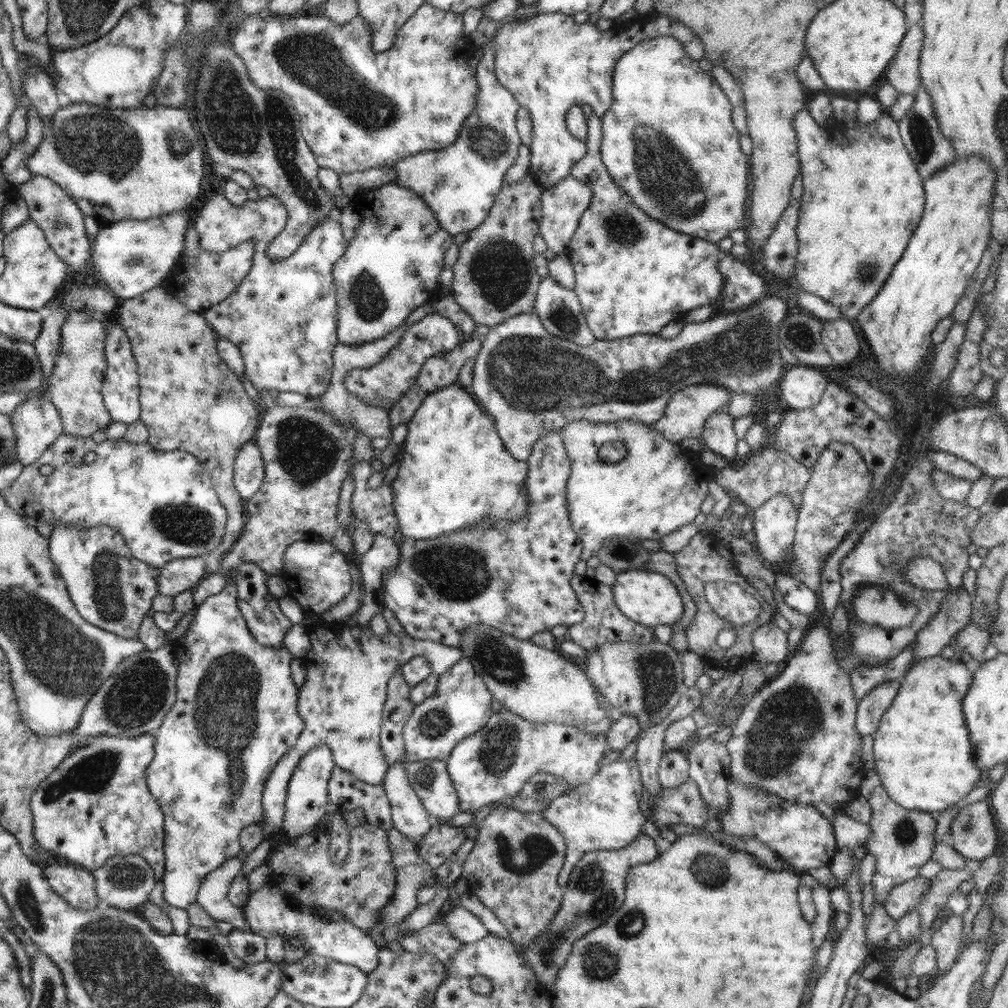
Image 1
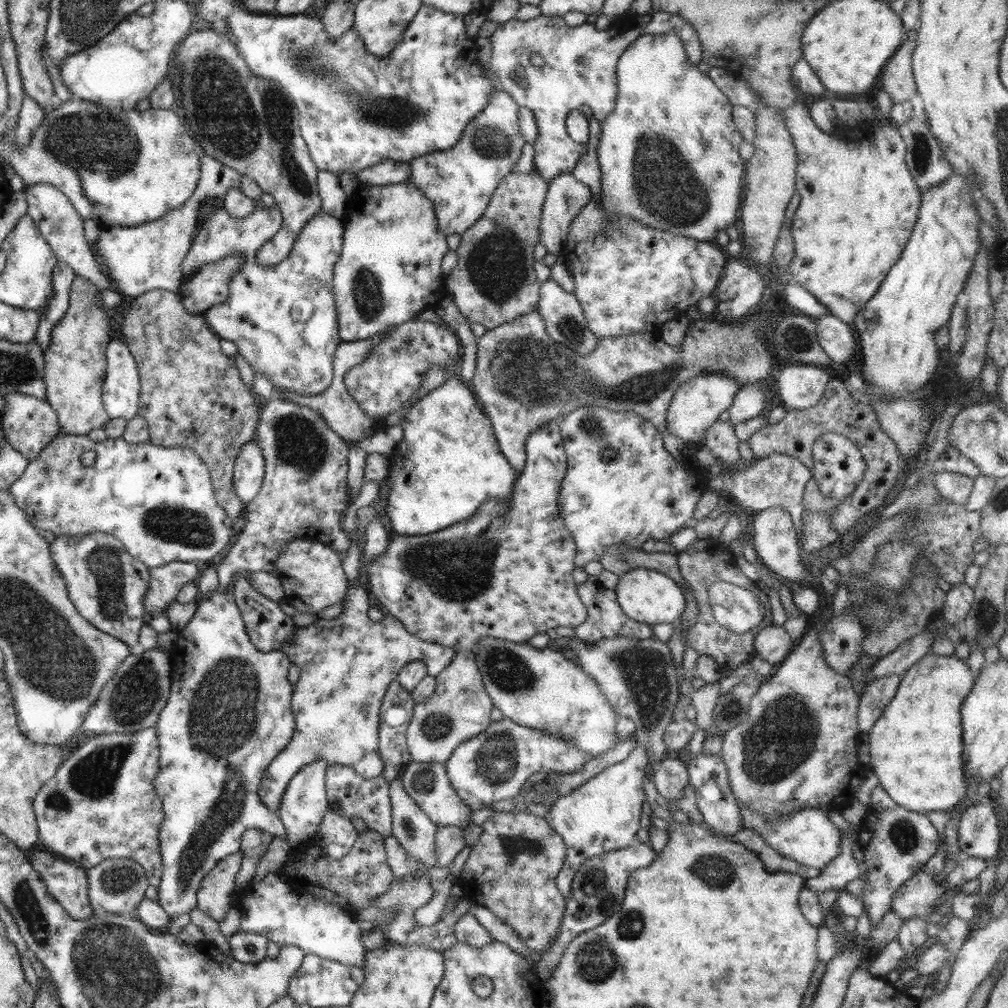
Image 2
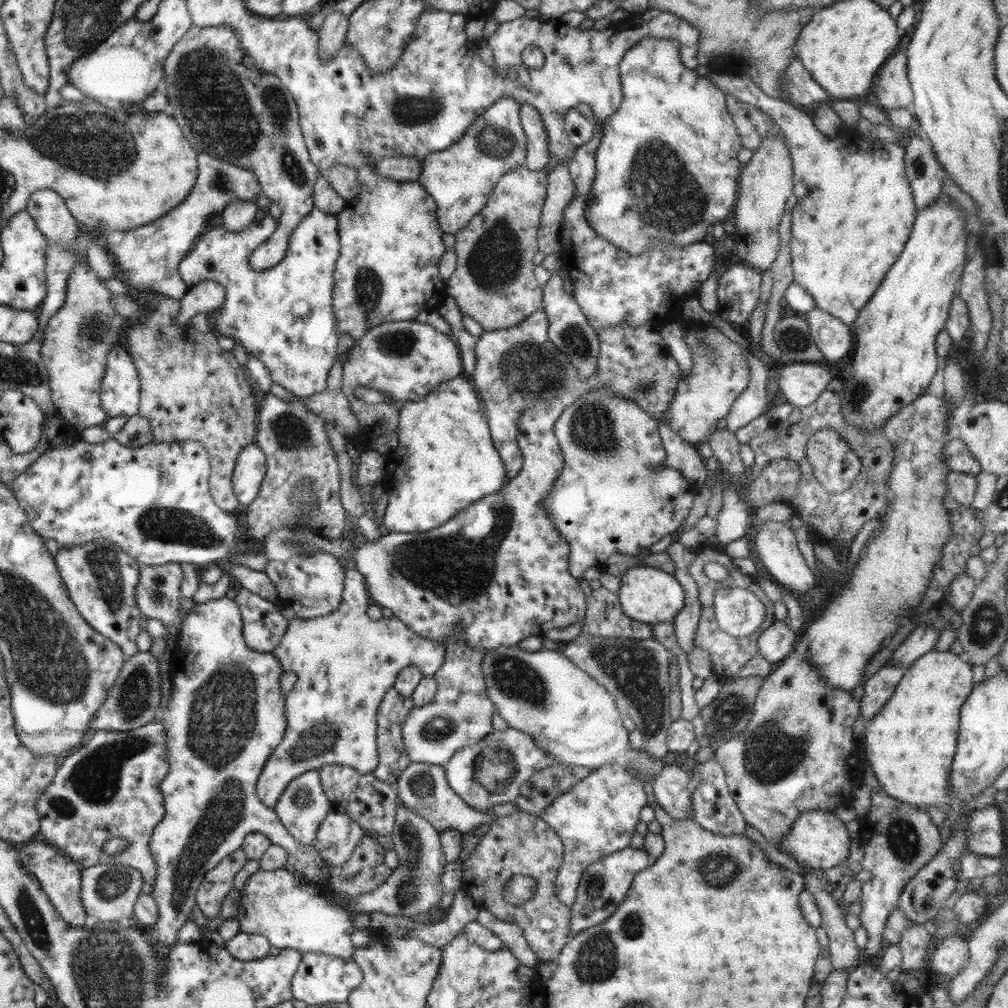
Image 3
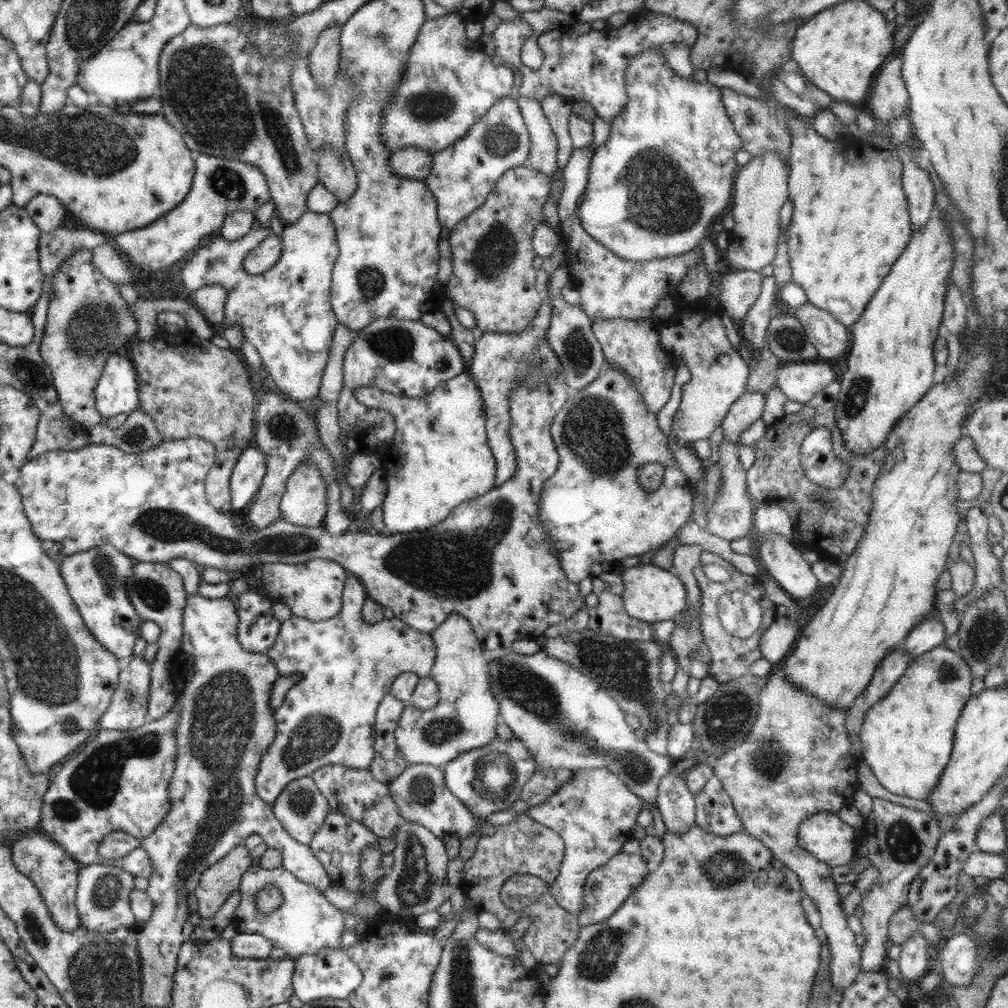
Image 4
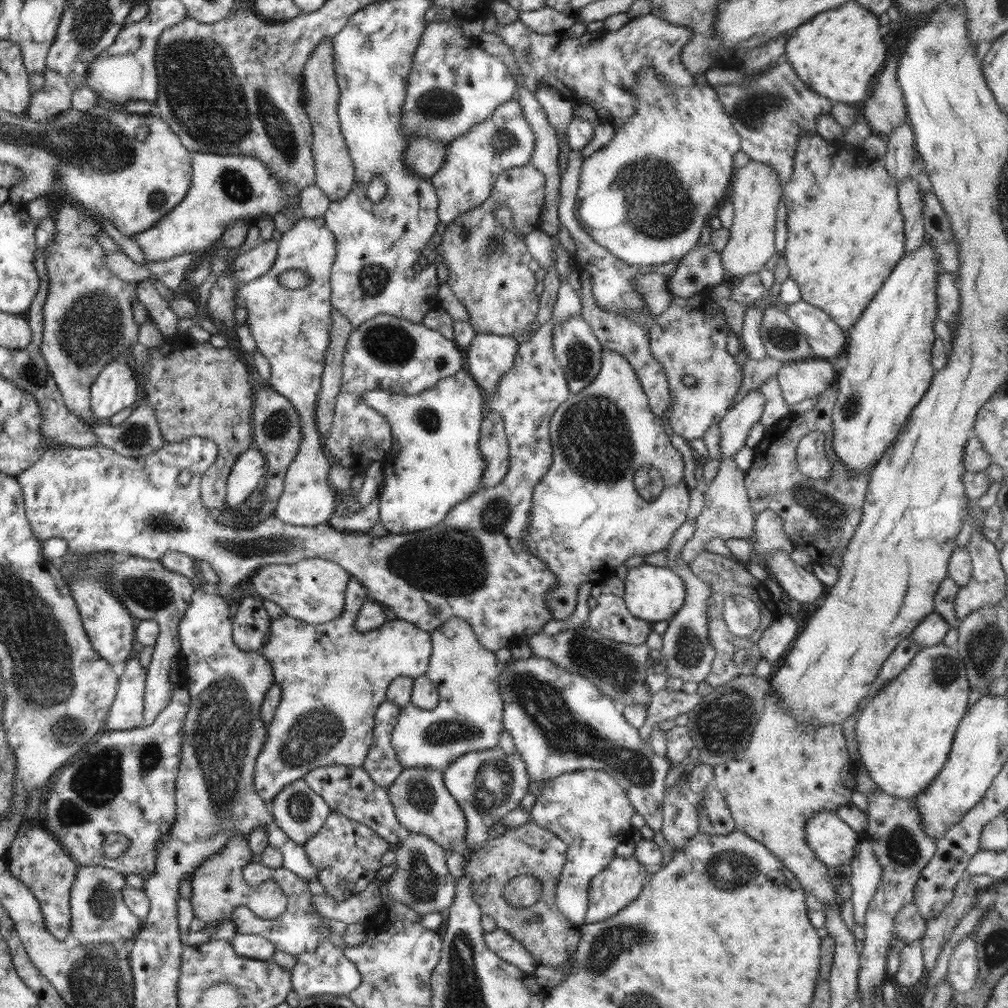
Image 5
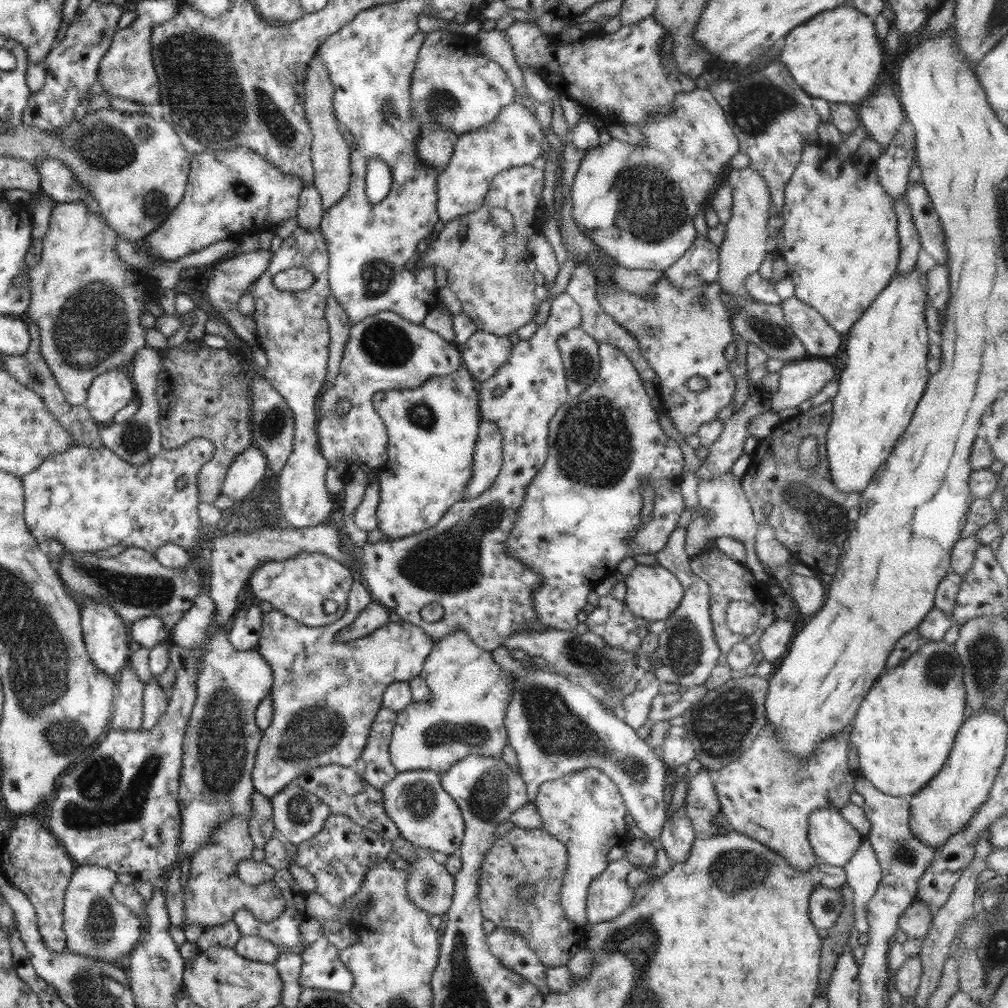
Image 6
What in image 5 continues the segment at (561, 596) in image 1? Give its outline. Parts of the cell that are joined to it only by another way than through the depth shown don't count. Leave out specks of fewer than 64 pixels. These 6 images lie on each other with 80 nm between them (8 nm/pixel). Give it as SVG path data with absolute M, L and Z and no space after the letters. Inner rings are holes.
M561 281L551 317L544 324L538 324L526 341L519 343L512 372L502 376L495 391L484 402L486 409L501 414L503 418L509 448L508 472L496 486L480 487L472 496L452 506L446 518L432 528L374 537L368 532L342 533L328 523L294 526L282 522L275 515L249 529L226 527L208 515L200 490L202 475L218 456L216 443L194 435L182 442L165 442L160 450L138 458L122 456L100 443L88 448L47 448L34 466L15 476L23 492L25 515L31 531L40 541L62 538L68 544L70 554L110 550L122 557L136 555L158 561L168 550L175 550L193 559L206 560L219 574L216 596L226 598L231 603L234 600L233 589L239 587L243 580L252 578L261 566L274 563L291 565L305 558L328 559L347 570L352 578L364 586L368 598L392 610L399 620L430 633L452 617L458 617L468 622L484 649L495 652L510 648L534 634L540 634L544 624L554 619L546 607L546 597L556 588L558 580L543 560L529 552L523 538L527 535L534 487L552 464L549 422L555 410L571 393L564 370L553 353L553 330L557 324L579 314L581 308L581 298L568 281ZM182 470L192 474L190 483L185 486L177 481Z

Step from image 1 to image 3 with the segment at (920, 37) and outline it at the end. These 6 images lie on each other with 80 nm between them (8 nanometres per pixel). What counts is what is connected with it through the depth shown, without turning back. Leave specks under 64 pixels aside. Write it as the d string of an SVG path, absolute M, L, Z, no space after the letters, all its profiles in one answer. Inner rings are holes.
M906 52L890 57L884 68L880 67L880 76L874 82L874 98L880 107L890 112L892 109L910 108L914 93L907 75Z

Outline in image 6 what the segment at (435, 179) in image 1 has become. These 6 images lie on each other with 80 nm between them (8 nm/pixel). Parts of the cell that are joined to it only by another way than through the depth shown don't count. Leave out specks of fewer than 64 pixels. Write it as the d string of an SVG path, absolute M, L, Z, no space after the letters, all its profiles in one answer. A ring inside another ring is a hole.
M521 103L504 106L494 122L482 129L458 135L450 163L437 176L437 213L447 223L464 214L478 210L485 201L490 182L507 169L525 165L537 165L543 153L545 136L540 124Z

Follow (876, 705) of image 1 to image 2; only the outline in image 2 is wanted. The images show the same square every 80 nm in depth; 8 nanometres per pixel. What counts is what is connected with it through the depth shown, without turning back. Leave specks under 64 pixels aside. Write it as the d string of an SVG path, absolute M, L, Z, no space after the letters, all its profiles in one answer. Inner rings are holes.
M891 674L875 678L866 685L859 699L857 726L868 733L882 716L886 705L894 698L898 690L901 677Z

